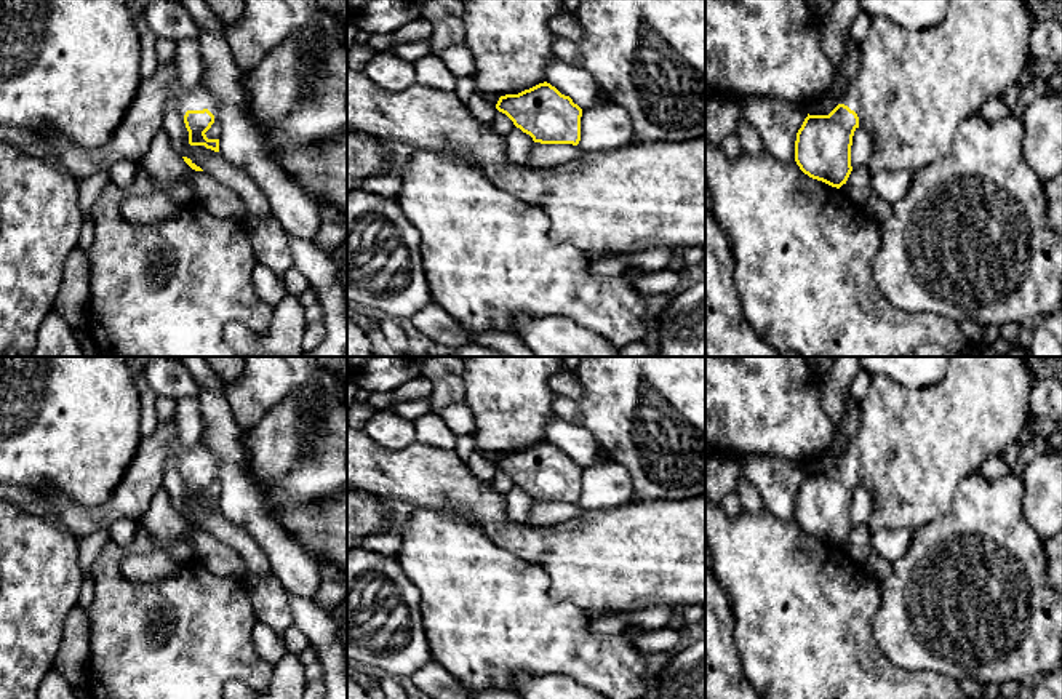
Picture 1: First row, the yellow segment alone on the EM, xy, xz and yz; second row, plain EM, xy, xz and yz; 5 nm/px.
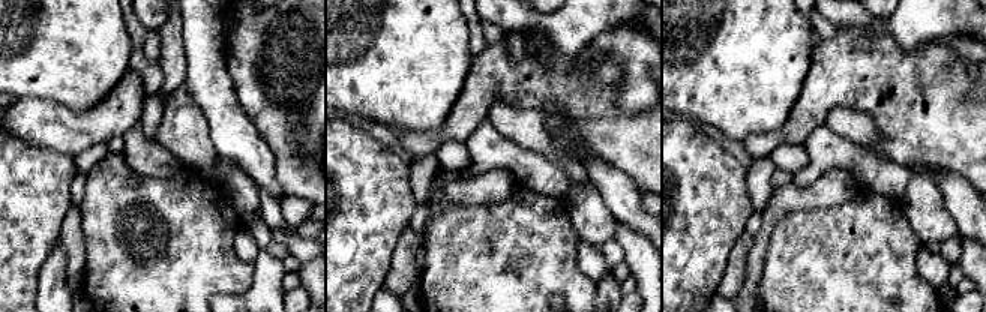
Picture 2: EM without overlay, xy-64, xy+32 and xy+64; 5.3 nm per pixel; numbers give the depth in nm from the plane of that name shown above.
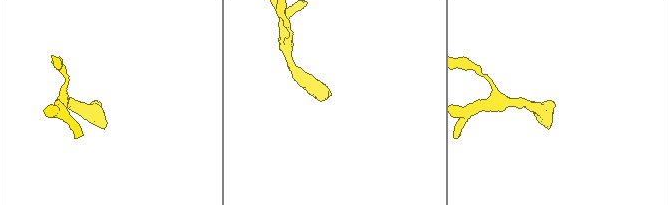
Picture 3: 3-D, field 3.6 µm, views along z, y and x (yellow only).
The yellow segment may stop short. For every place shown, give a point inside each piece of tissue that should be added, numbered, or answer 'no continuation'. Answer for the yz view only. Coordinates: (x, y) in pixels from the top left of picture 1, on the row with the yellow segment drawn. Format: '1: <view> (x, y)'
1: yz (914, 90)

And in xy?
1: xy (130, 141)

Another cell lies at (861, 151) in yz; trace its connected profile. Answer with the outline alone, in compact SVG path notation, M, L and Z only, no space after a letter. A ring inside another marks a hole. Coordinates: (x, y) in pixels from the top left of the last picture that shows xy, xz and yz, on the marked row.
M856 128L851 146L851 166L865 166L872 157L873 144L870 134L864 128Z

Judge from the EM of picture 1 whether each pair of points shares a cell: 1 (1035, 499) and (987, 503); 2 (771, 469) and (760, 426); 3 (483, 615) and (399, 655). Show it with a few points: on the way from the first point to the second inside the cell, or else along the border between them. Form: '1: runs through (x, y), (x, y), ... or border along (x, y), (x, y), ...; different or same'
1: border along (1019, 477), (1022, 483), (1022, 515), (1038, 535); different
2: border along (736, 458), (747, 455), (781, 456), (805, 466); different
3: border along (419, 605), (424, 637), (432, 659); different

